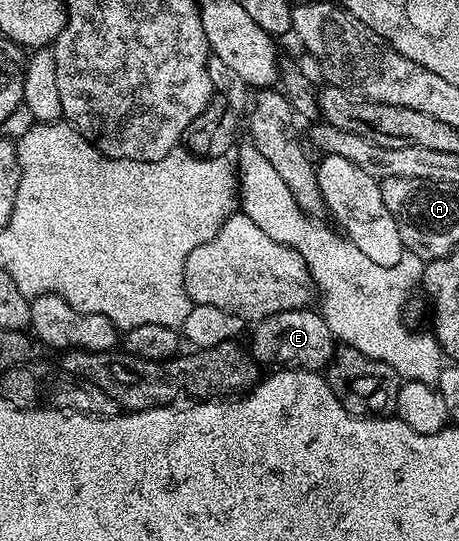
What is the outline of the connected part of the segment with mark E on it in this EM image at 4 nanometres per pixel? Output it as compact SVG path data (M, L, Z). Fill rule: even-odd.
M312 308L287 310L261 318L253 325L252 357L261 365L274 364L313 372L325 369L335 359L336 339L319 311Z

